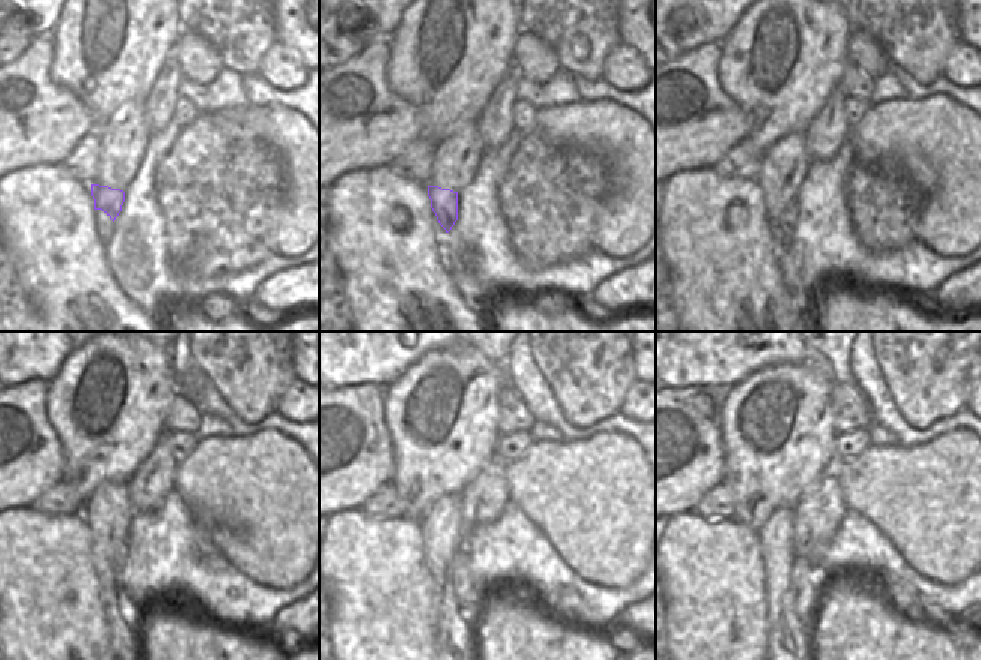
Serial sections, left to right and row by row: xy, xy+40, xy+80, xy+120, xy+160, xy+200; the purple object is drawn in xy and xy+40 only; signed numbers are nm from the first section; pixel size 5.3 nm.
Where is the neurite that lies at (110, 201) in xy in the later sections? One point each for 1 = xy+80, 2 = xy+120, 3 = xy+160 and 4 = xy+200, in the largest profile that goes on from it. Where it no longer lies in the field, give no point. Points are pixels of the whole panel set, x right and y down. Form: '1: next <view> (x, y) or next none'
1: next xy+80 (788, 219)
2: next xy+120 (122, 551)
3: next xy+160 (468, 597)
4: next xy+200 (806, 582)

